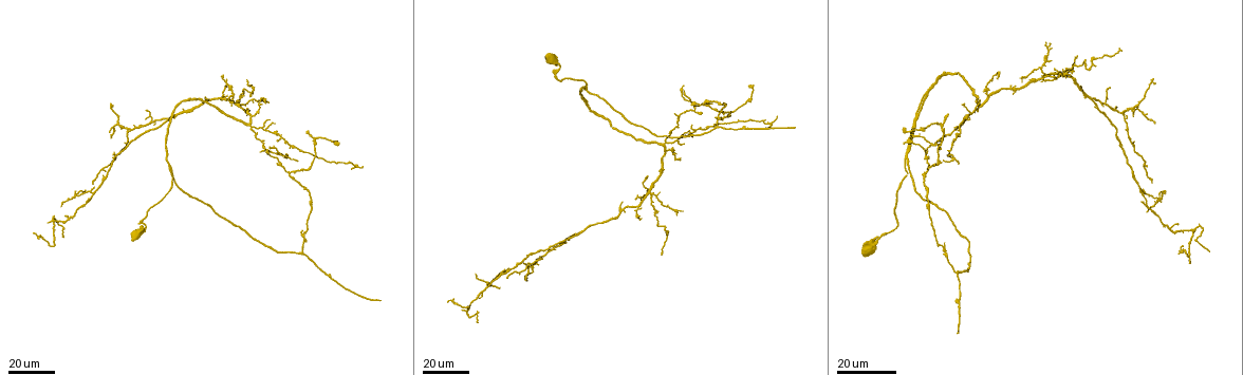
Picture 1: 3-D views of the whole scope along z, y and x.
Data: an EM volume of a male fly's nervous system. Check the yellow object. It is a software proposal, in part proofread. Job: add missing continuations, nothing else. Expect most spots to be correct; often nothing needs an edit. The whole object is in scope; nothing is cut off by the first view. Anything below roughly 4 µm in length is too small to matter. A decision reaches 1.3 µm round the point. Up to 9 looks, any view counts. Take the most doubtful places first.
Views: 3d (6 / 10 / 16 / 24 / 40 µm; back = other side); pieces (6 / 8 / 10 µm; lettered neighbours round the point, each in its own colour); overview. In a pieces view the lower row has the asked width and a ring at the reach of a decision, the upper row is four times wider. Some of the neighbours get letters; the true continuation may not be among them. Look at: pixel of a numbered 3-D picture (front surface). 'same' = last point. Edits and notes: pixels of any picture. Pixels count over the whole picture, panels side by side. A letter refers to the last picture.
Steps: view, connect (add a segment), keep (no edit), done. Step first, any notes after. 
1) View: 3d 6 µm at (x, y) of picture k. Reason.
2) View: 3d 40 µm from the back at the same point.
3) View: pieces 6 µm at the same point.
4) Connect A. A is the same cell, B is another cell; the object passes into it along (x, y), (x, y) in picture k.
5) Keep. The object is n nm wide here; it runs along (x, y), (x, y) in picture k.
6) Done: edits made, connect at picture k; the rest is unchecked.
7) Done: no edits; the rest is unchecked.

View: 3d 40 µm at (794, 128) of picture 1. Long arm stops here.

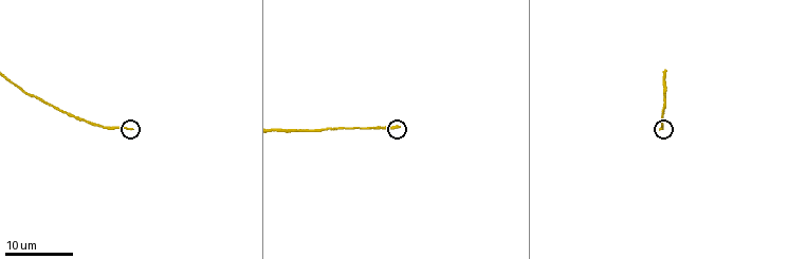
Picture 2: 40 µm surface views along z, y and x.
View: pieces 8 µm at (130, 130) of picture 2.

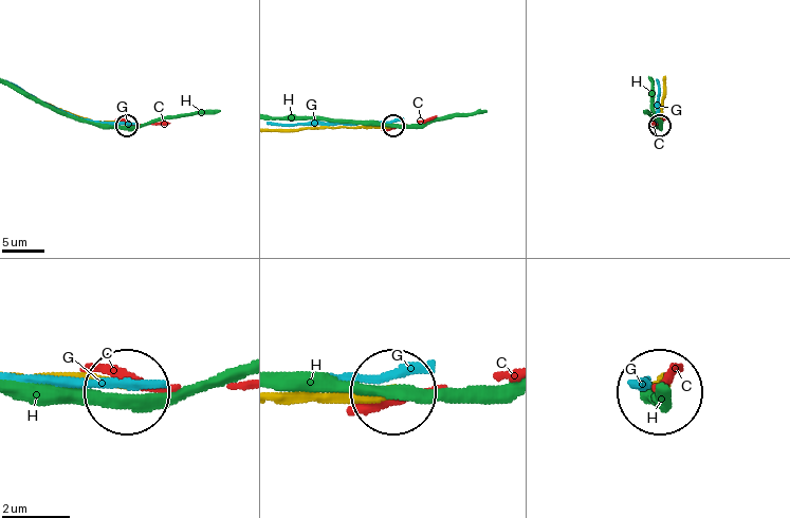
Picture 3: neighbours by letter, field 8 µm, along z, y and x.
Keep. C, G and H are other cells; none of them fits.

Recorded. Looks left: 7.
View: 3d 40 µm at (32, 233) of picture 1. Free end.

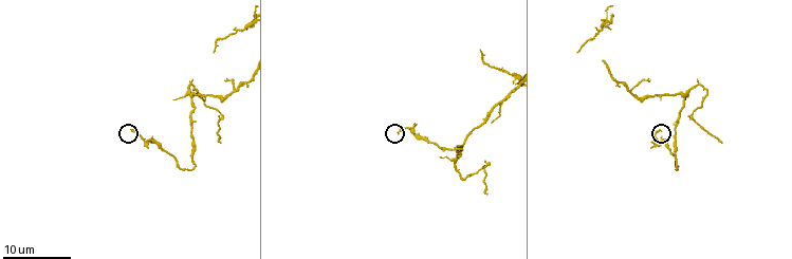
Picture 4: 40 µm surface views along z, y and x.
View: 3d 6 µm at (129, 130) of picture 4. Zoom in.

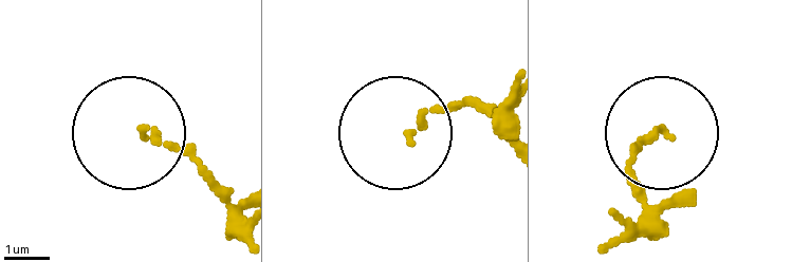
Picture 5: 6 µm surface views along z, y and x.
View: pieces 6 µm at (660, 132) of picture 5.

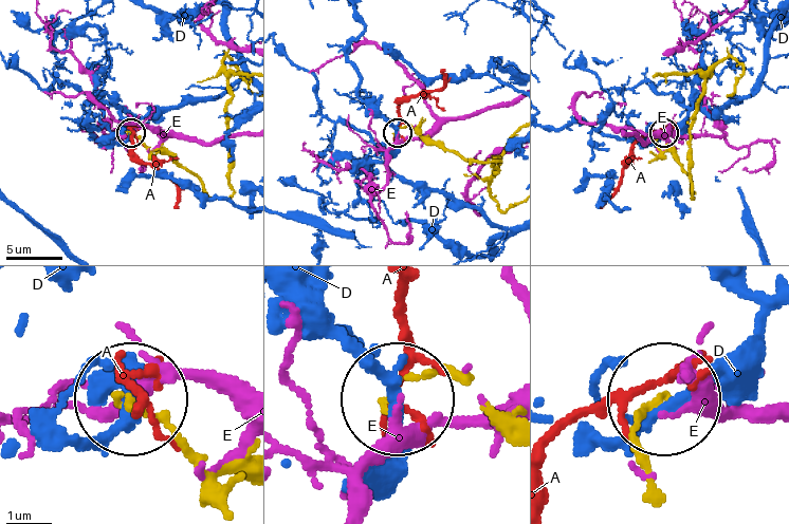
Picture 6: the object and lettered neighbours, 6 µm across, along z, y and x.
Keep. A, D and E are other cells; it runs along (643, 447), (643, 413), (659, 401) in picture 6; no lettered segment goes on from it.

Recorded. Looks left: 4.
View: 3d 16 µm at (721, 141) of picture 4. End of a long branch.

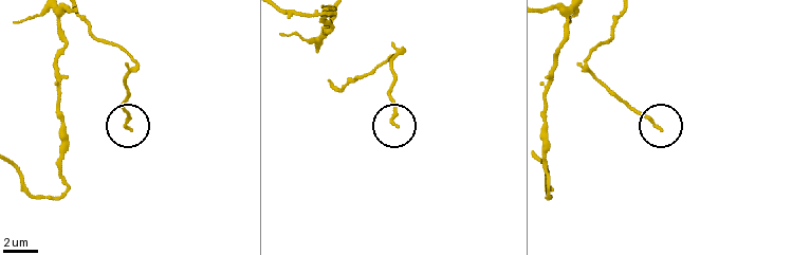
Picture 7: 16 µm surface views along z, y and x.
View: pieces 10 µm at (397, 127) of picture 7.

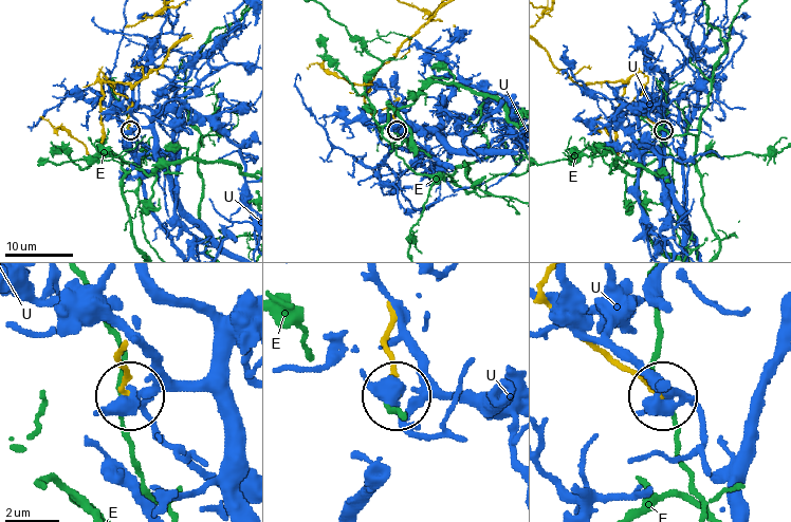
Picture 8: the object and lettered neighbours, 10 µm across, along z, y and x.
Keep. E and U are other cells; no lettered segment goes on from it.

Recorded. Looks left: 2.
View: 3d 24 µm at (948, 117) of picture 1. Branch stops here.

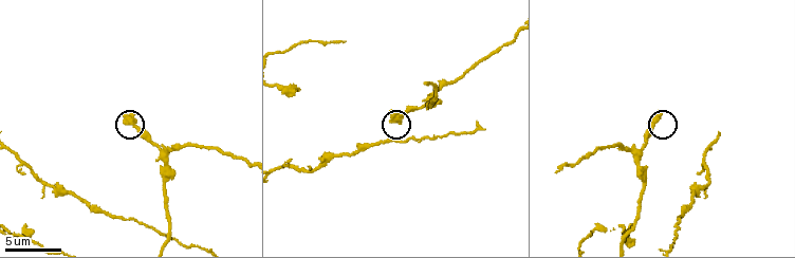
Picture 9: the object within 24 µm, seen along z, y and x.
View: pieces 6 µm at (392, 119) of picture 9.

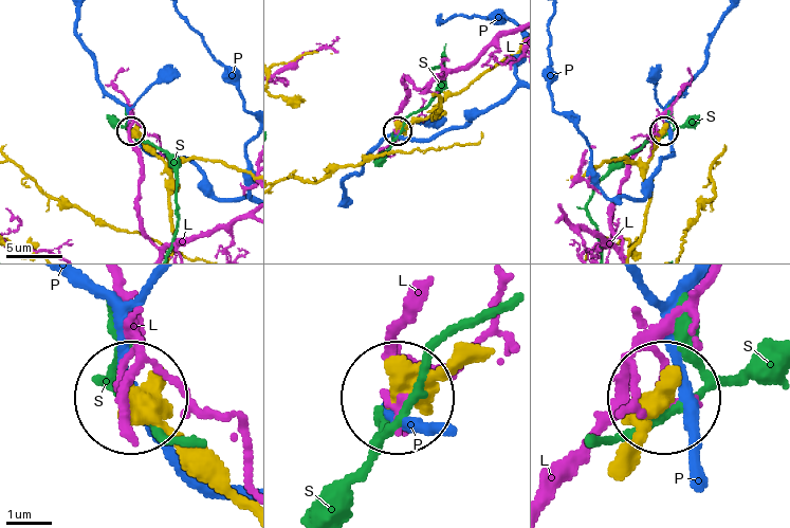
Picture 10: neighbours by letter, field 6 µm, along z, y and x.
Keep. L, P and S are other cells; it runs along (632, 246), (639, 237), (648, 200), (645, 166), (661, 130) in picture 10; no lettered segment goes on from it.

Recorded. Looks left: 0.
Done: no edits; the rest is unchecked.

